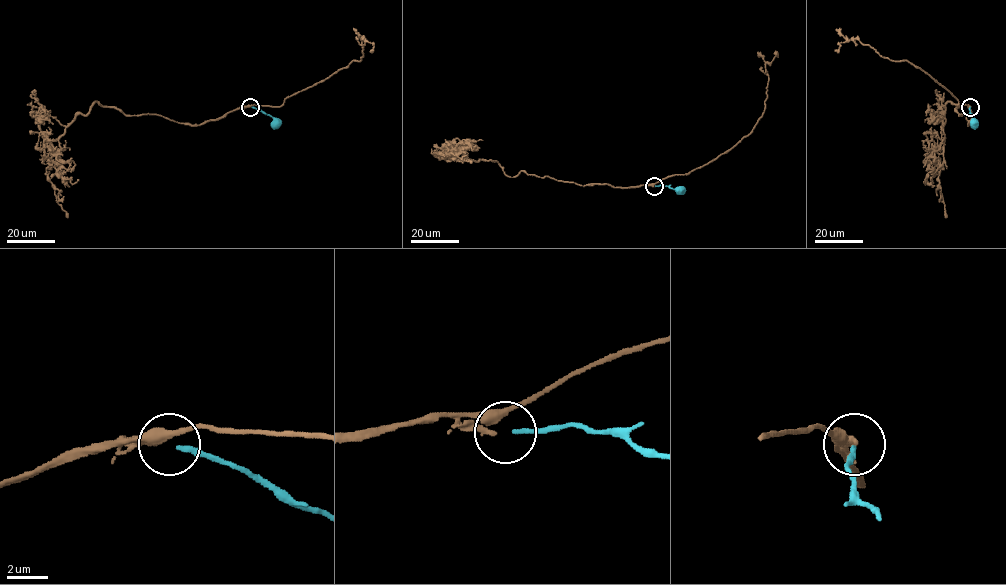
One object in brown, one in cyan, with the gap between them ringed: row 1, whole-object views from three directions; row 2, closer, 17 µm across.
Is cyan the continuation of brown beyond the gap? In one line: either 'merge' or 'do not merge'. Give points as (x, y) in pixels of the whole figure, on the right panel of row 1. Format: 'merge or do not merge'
merge

